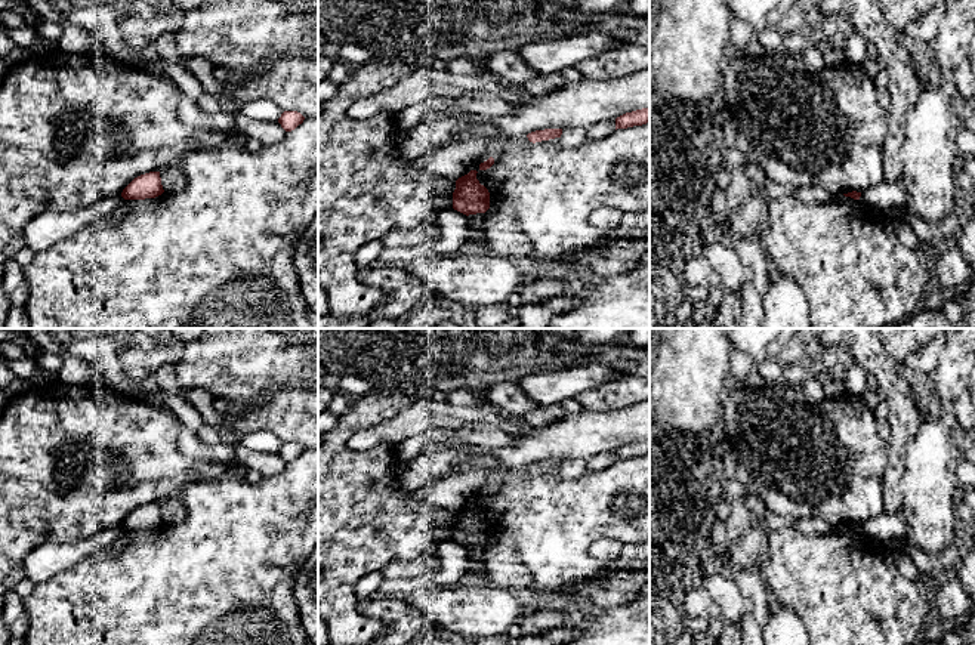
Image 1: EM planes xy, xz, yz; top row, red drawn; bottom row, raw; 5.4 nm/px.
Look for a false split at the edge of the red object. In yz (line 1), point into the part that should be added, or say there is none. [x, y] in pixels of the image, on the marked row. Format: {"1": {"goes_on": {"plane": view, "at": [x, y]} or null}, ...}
{"1": {"goes_on": null}}

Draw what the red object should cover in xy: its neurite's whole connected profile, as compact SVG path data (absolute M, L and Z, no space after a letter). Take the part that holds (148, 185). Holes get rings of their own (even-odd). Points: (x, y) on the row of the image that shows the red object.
M149 172L135 178L121 192L124 200L155 198L164 192L160 172Z

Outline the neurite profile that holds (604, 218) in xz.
M602 206L593 210L589 216L590 225L601 231L615 229L623 217L623 213L617 209L611 209L608 206Z

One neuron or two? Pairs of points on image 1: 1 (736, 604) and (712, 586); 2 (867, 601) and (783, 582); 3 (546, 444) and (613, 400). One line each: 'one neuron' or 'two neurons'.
1: one neuron
2: one neuron
3: two neurons

